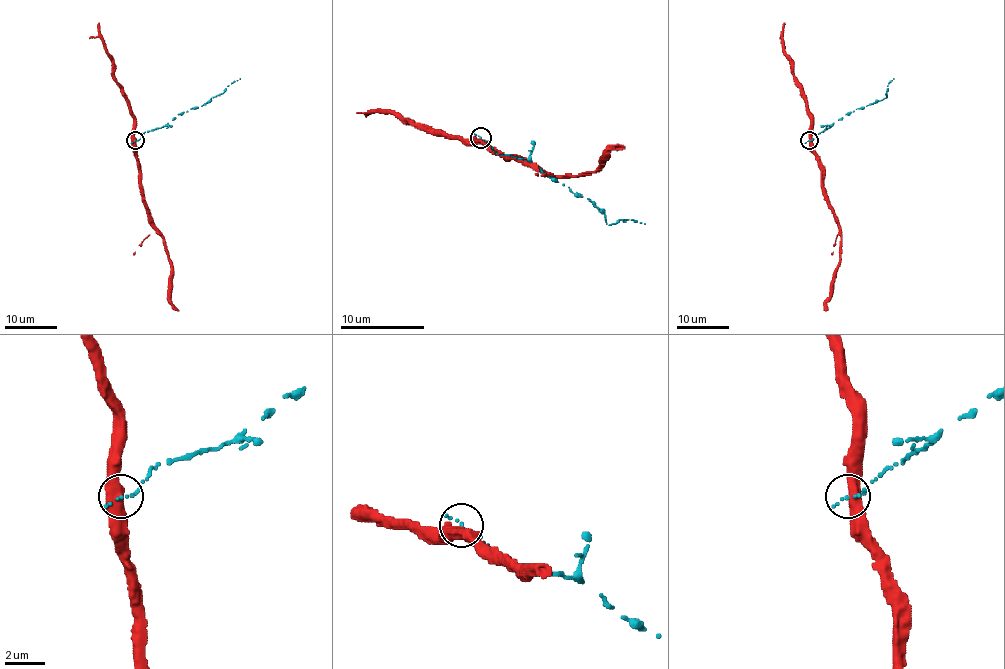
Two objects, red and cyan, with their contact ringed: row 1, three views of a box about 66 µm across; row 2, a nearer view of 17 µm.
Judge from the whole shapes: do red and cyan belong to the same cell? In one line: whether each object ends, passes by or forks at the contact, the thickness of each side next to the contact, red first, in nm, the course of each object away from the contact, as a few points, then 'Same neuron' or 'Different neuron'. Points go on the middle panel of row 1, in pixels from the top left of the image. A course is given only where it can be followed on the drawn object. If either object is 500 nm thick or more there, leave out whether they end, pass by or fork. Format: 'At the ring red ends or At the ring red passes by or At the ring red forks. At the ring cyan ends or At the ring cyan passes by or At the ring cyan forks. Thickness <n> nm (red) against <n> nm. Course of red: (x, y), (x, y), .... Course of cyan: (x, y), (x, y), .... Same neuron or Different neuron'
At the ring red passes by. At the ring cyan passes by. Thickness 480 nm (red) against 90 nm. Course of red: (480, 138), (550, 176), (575, 176), (597, 170), (601, 161), (608, 159), (609, 151), (625, 147). Course of cyan: (480, 138), (496, 153), (529, 159), (547, 176), (590, 199), (608, 224), (621, 220), (645, 224). Same neuron

